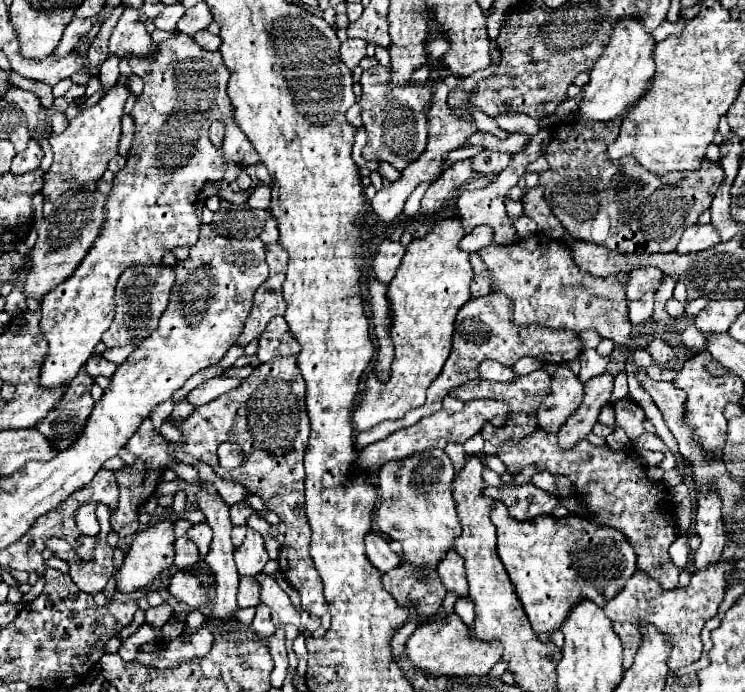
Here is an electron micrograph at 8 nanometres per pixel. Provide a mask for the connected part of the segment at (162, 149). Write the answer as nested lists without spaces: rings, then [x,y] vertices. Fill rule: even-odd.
[[[175,34],[173,38],[161,42],[159,50],[151,54],[151,58],[131,58],[131,68],[133,74],[145,82],[145,88],[131,112],[131,118],[135,122],[135,138],[127,154],[125,168],[119,170],[113,178],[113,188],[105,202],[105,222],[101,226],[101,234],[93,242],[91,252],[87,252],[81,266],[77,266],[65,282],[45,294],[41,302],[43,316],[39,326],[49,344],[49,352],[43,360],[39,376],[39,384],[45,390],[65,388],[93,354],[95,344],[101,340],[101,334],[113,322],[113,290],[121,272],[133,264],[161,264],[163,252],[173,250],[175,246],[193,246],[197,242],[201,224],[201,220],[195,216],[195,202],[201,188],[209,180],[223,178],[227,164],[247,168],[259,162],[257,152],[235,152],[233,140],[237,140],[239,134],[233,138],[233,106],[227,96],[229,74],[219,52],[201,48],[197,42],[189,40],[187,34]],[[213,120],[223,120],[227,124],[221,148],[213,146],[209,140],[209,124]]]

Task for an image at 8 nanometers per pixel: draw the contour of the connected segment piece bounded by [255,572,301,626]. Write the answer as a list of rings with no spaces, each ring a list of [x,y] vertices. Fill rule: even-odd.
[[[261,572],[261,574],[255,576],[255,580],[261,586],[261,602],[269,606],[275,626],[287,624],[287,622],[301,624],[301,616],[295,612],[289,596],[279,588],[279,584],[273,576],[267,576],[267,574]]]

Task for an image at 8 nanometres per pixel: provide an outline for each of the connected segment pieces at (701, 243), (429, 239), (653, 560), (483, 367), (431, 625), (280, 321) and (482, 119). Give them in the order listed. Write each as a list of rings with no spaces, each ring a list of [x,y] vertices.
[[[693,224],[693,226],[689,226],[683,232],[683,236],[681,236],[675,252],[679,252],[679,254],[691,254],[691,252],[699,252],[699,250],[711,248],[717,242],[719,242],[719,234],[717,234],[717,230],[711,224],[707,224],[707,226]]]
[[[447,218],[405,248],[401,266],[387,286],[391,310],[389,336],[395,346],[391,376],[387,382],[381,382],[375,370],[369,372],[365,390],[361,392],[361,400],[353,412],[355,430],[365,432],[385,420],[399,420],[409,410],[425,404],[427,388],[439,376],[439,370],[443,370],[443,364],[449,358],[455,314],[471,298],[469,284],[473,268],[469,264],[469,254],[459,250],[459,240],[463,236],[465,232],[459,220]]]
[[[539,426],[519,442],[507,442],[497,448],[497,456],[505,462],[511,472],[521,472],[527,464],[537,464],[539,470],[549,470],[551,474],[563,474],[573,484],[587,508],[597,514],[597,522],[603,526],[613,526],[623,530],[631,546],[637,552],[637,568],[655,578],[663,590],[673,590],[679,586],[679,568],[669,558],[669,546],[675,540],[675,518],[673,504],[667,492],[647,484],[645,468],[635,462],[629,452],[613,452],[609,446],[593,446],[587,440],[577,442],[571,450],[559,450],[557,434],[543,434]]]
[[[483,360],[483,364],[479,364],[479,378],[485,380],[511,380],[515,378],[513,370],[507,366],[501,366],[495,360]]]
[[[449,614],[447,618],[427,618],[407,640],[405,652],[415,670],[431,674],[431,676],[485,676],[499,662],[501,646],[497,642],[481,642],[469,636],[467,626],[457,614]]]
[[[283,316],[271,318],[265,332],[259,338],[259,362],[271,362],[275,356],[297,356],[301,346],[289,332],[289,326]]]
[[[469,110],[469,113],[475,118],[477,126],[483,128],[483,132],[489,132],[489,134],[493,134],[493,136],[497,136],[497,138],[505,138],[505,136],[507,136],[507,132],[501,130],[501,128],[497,128],[495,122],[493,122],[487,114],[483,114],[483,112],[479,112],[479,110]]]

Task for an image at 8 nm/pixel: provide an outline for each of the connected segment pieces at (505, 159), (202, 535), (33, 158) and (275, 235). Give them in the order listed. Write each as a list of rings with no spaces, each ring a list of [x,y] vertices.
[[[485,148],[471,158],[471,168],[481,174],[493,174],[493,172],[501,172],[510,161],[511,155],[507,152]]]
[[[207,522],[201,524],[191,524],[191,528],[187,530],[187,536],[197,544],[197,548],[201,548],[201,554],[205,556],[209,550],[209,542],[211,542],[211,528]]]
[[[29,140],[29,146],[25,152],[15,154],[13,162],[11,162],[11,174],[25,174],[25,172],[33,172],[39,168],[43,160],[43,150],[35,140]]]
[[[269,216],[267,220],[269,220],[269,222],[265,222],[265,230],[261,232],[259,238],[261,238],[265,244],[271,244],[271,242],[277,242],[277,240],[279,240],[279,230],[277,230],[277,226],[275,226],[273,216]]]

